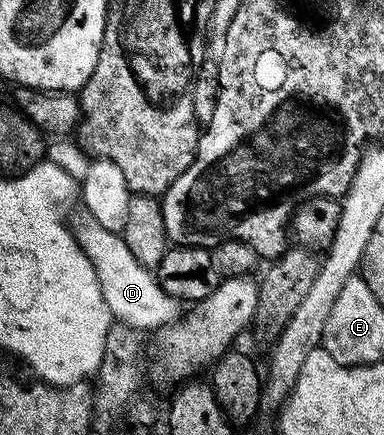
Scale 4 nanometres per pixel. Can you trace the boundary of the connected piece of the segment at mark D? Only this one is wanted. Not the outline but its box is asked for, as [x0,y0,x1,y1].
[74,209,181,333]

